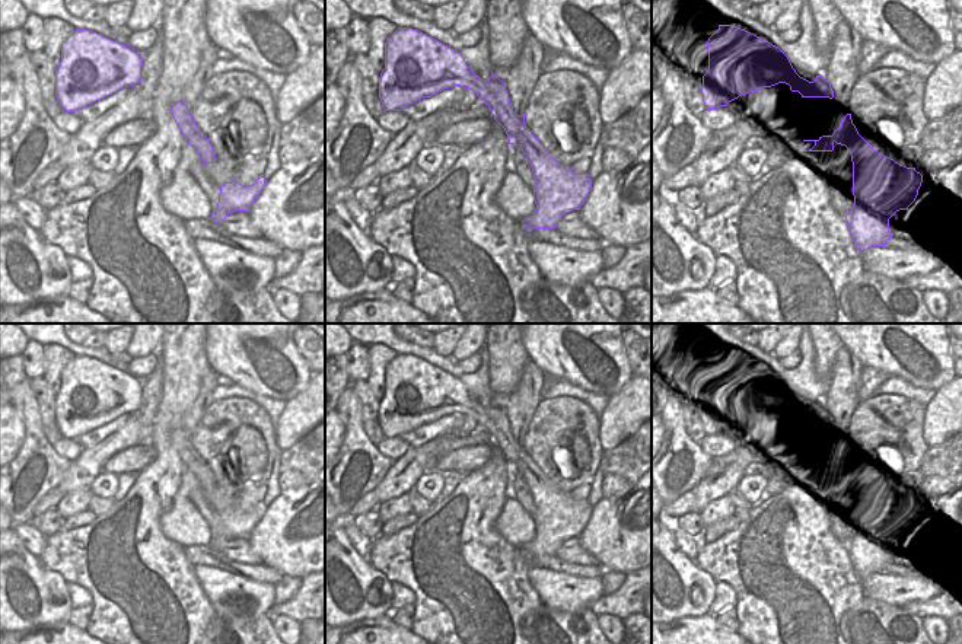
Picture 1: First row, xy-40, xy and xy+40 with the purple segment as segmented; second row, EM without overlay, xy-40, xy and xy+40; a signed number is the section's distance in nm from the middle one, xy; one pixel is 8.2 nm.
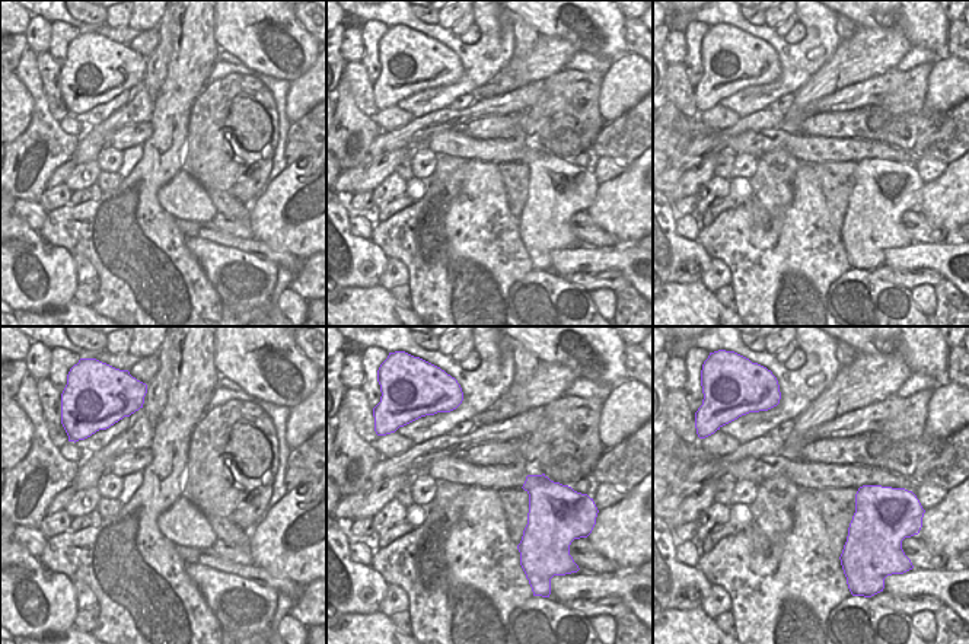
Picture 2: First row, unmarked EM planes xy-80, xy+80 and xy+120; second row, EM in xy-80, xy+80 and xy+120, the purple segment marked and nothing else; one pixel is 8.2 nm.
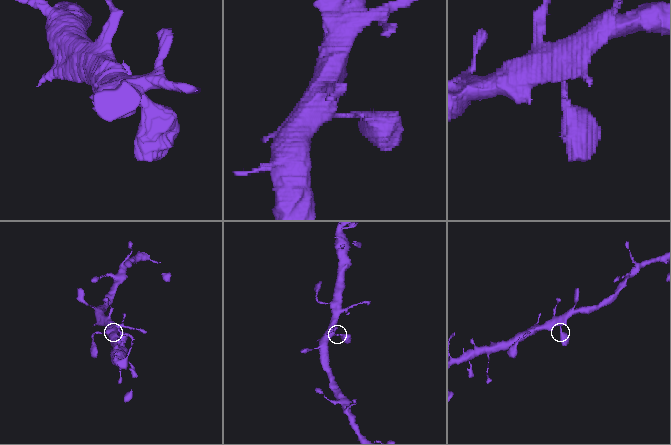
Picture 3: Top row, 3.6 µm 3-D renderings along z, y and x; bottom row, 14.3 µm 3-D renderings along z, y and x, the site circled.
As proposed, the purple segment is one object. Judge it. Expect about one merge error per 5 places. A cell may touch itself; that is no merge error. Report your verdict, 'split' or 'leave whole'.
leave whole

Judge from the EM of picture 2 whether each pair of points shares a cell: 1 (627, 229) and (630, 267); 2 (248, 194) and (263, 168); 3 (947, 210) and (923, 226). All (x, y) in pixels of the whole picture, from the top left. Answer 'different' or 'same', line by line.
1: different
2: same
3: different

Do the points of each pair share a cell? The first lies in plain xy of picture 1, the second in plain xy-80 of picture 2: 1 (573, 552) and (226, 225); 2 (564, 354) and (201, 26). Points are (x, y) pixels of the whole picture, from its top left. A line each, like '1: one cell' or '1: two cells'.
1: one cell
2: two cells

